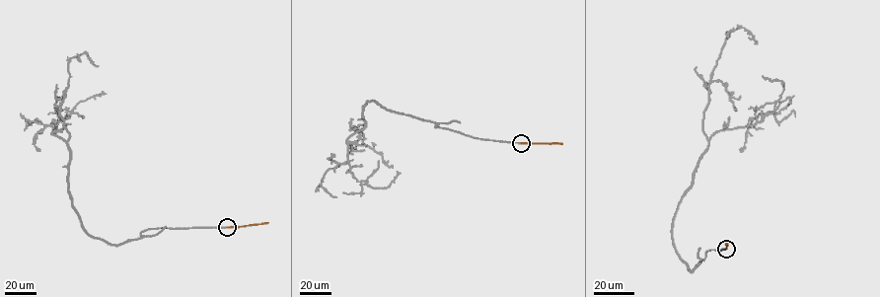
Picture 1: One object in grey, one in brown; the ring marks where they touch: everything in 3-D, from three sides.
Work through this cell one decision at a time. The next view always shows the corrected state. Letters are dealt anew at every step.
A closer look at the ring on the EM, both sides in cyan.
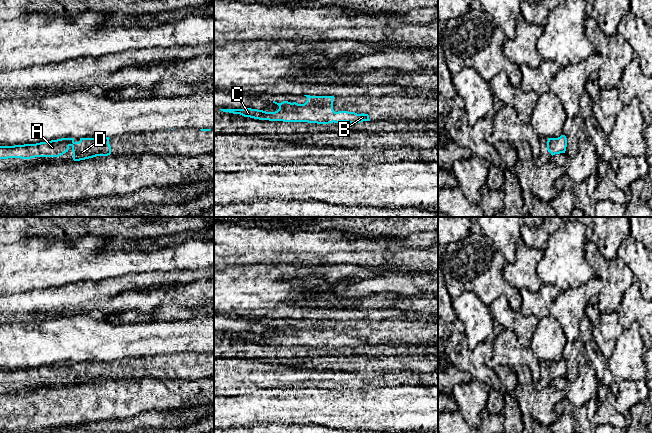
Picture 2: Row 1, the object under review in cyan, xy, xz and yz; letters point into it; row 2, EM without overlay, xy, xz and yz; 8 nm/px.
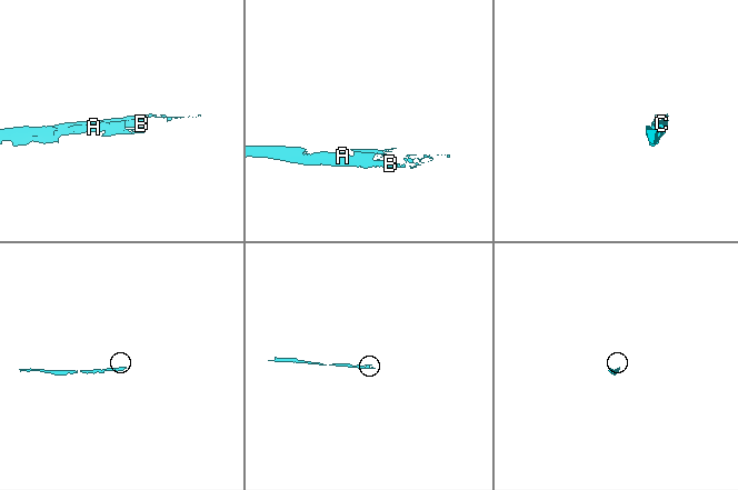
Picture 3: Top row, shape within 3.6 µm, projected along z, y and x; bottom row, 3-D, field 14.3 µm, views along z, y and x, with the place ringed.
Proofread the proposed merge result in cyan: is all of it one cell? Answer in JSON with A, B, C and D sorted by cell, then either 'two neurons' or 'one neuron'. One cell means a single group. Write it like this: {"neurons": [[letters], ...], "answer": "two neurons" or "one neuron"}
{"neurons": [["A", "B", "C", "D"]], "answer": "one neuron"}

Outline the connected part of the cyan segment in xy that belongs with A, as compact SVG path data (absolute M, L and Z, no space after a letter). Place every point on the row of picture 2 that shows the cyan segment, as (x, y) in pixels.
M109 137L80 138L79 142L75 142L74 138L61 138L36 144L0 146L0 159L59 157L68 152L70 146L74 161L108 156L111 154L109 139Z

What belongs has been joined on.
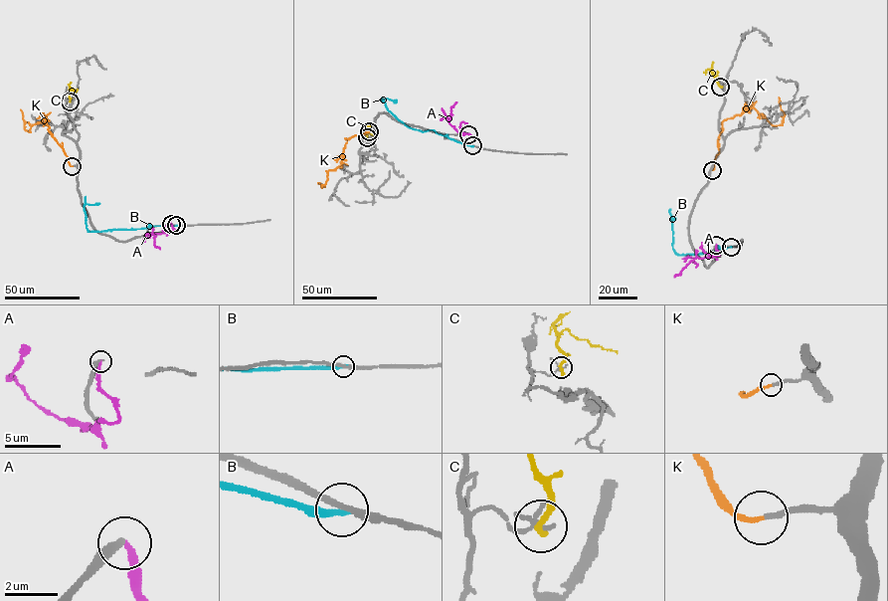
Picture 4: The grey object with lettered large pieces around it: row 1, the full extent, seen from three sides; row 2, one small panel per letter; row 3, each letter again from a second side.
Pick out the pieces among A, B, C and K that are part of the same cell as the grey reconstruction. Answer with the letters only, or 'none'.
K

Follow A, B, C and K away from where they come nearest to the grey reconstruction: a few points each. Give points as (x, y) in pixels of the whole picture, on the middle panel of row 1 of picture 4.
A: (468, 134), (458, 132), (448, 121), (450, 106), (456, 101)
B: (472, 145), (434, 130), (422, 131), (407, 126), (381, 100), (396, 101)
C: (367, 137), (367, 124)
K: (369, 131), (361, 136), (345, 138), (342, 163), (328, 171), (325, 184), (321, 187), (317, 182)

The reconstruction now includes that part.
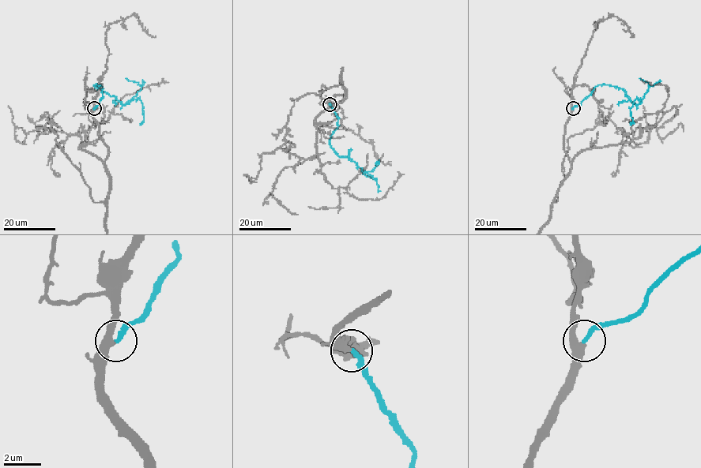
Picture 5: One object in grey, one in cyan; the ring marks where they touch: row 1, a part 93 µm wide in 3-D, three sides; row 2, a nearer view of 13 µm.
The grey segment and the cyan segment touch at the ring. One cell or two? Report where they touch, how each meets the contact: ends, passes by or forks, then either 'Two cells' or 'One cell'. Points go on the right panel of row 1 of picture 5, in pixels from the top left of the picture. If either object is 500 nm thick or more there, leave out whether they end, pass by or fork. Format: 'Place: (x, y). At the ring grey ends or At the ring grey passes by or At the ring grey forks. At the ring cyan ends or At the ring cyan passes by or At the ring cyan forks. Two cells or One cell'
Place: (573, 108). At the ring grey passes by. At the ring cyan ends. One cell

